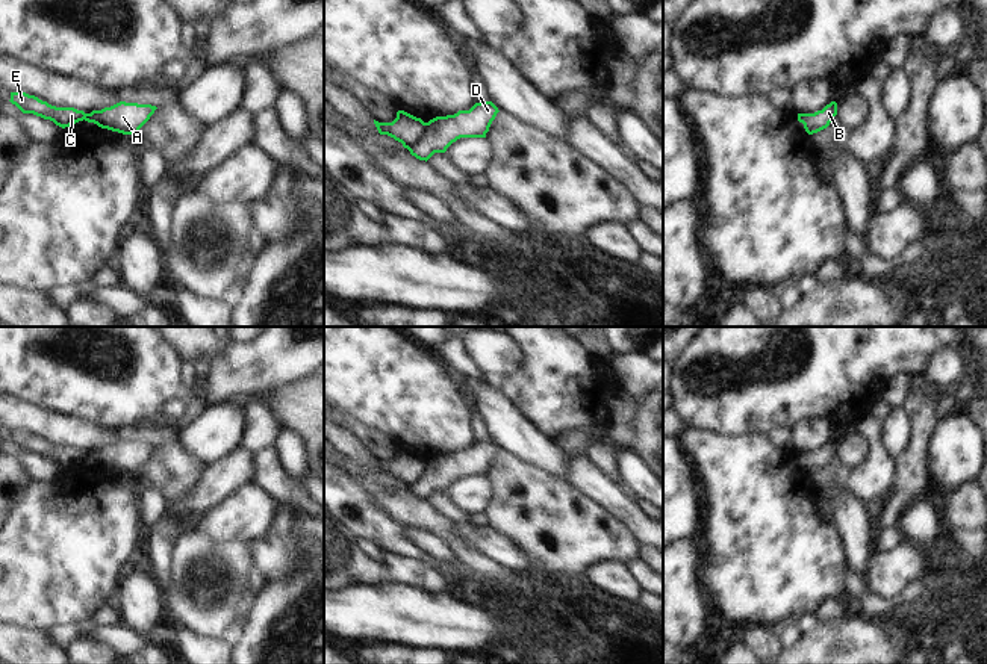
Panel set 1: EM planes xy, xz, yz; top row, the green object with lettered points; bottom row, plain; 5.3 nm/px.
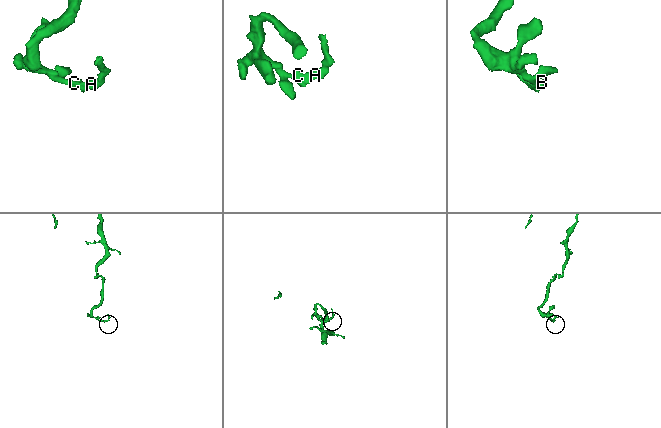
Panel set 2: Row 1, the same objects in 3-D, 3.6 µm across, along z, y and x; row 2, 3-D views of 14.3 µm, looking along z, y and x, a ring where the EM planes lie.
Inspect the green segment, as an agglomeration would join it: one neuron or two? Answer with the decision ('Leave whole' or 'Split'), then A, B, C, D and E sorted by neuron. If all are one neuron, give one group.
Split. Groups: A B D / C E.

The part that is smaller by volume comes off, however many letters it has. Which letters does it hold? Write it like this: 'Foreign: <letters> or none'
Foreign: A, B, D

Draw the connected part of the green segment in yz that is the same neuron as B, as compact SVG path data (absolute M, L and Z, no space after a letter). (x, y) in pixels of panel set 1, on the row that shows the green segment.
M831 101L822 110L814 113L798 113L798 121L804 124L808 135L817 133L830 126L837 115L837 103Z

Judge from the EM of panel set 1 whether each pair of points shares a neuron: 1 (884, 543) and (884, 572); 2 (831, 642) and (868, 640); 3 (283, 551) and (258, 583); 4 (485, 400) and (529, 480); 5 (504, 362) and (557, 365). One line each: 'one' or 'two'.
1: two
2: one
3: one
4: two
5: two

